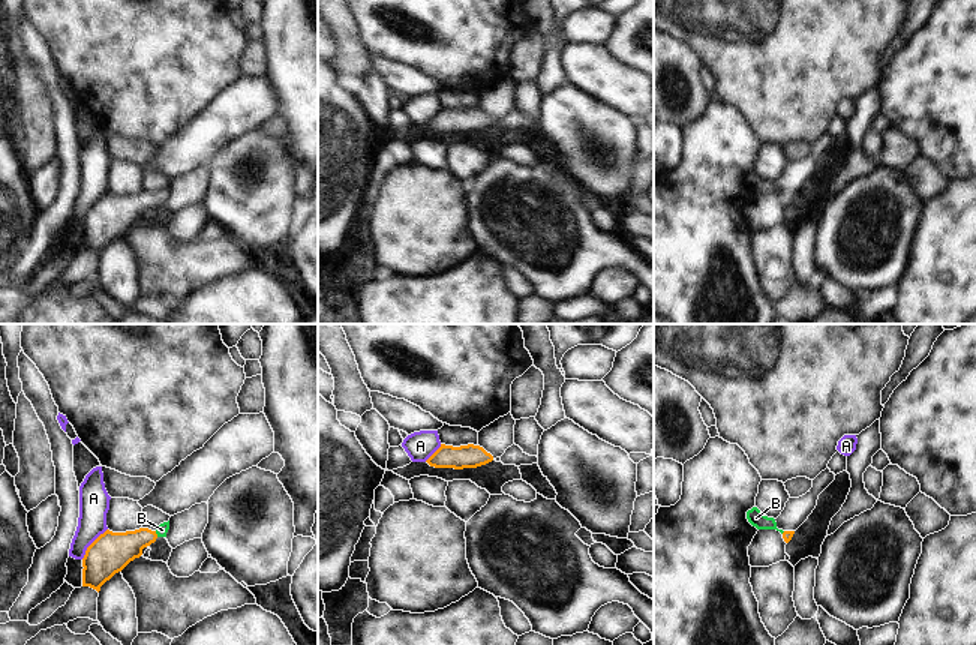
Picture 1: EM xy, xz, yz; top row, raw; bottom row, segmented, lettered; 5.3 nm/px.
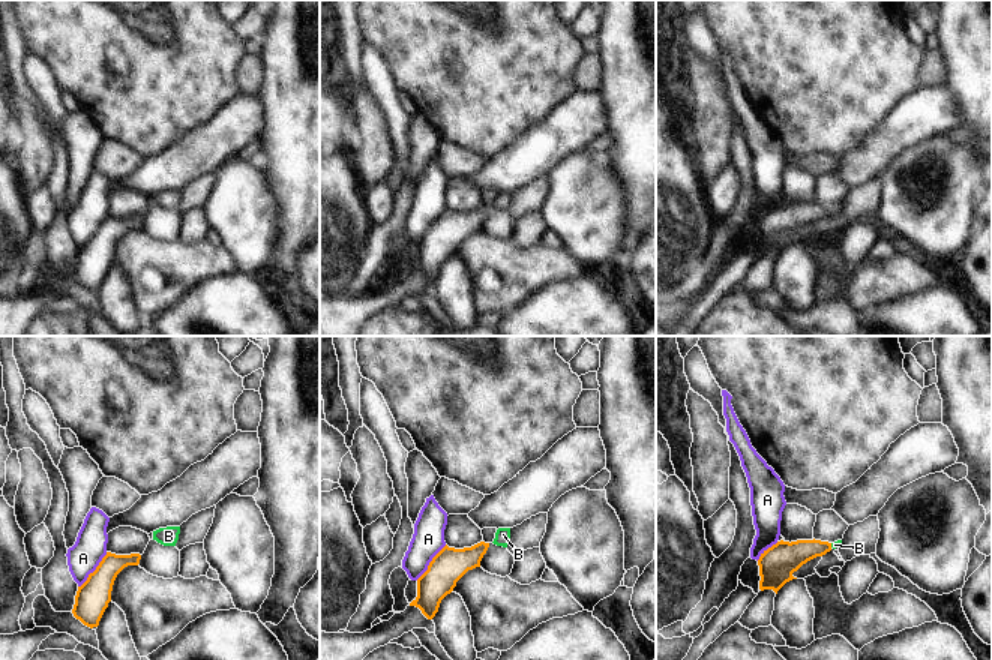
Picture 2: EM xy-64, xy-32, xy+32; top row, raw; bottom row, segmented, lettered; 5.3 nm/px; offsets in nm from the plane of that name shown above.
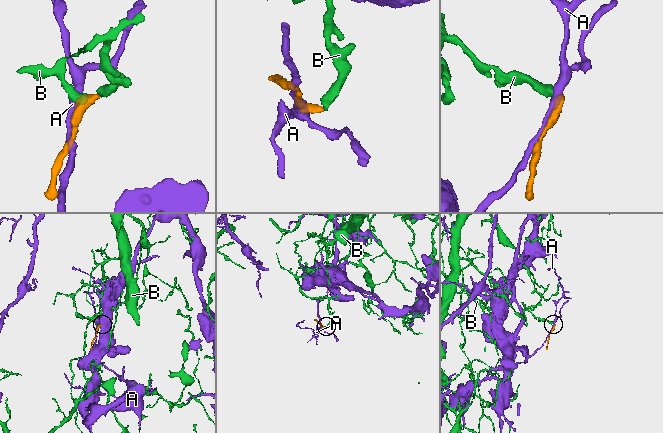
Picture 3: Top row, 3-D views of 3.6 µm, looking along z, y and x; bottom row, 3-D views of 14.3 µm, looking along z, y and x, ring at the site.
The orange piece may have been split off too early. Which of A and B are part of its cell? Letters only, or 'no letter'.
B

